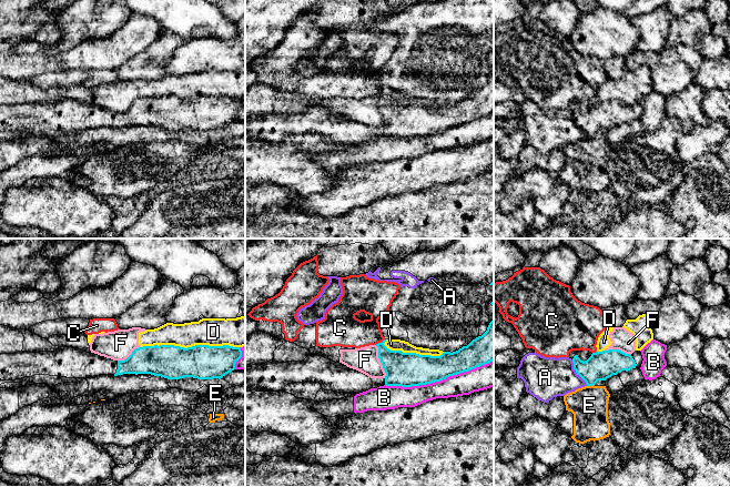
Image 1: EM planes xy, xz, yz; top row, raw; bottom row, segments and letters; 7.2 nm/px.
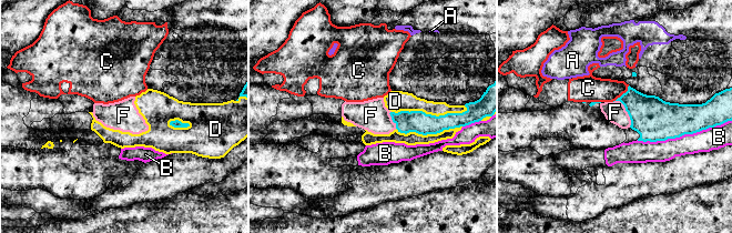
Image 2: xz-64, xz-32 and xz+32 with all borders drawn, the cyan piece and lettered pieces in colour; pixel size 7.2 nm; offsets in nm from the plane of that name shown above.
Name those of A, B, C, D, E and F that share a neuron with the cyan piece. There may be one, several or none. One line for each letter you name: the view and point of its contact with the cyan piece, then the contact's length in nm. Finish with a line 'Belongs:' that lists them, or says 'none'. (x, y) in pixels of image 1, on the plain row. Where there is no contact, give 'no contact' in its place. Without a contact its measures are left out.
Belongs: none

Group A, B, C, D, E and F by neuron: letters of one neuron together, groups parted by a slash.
A / B / C / D F / E

